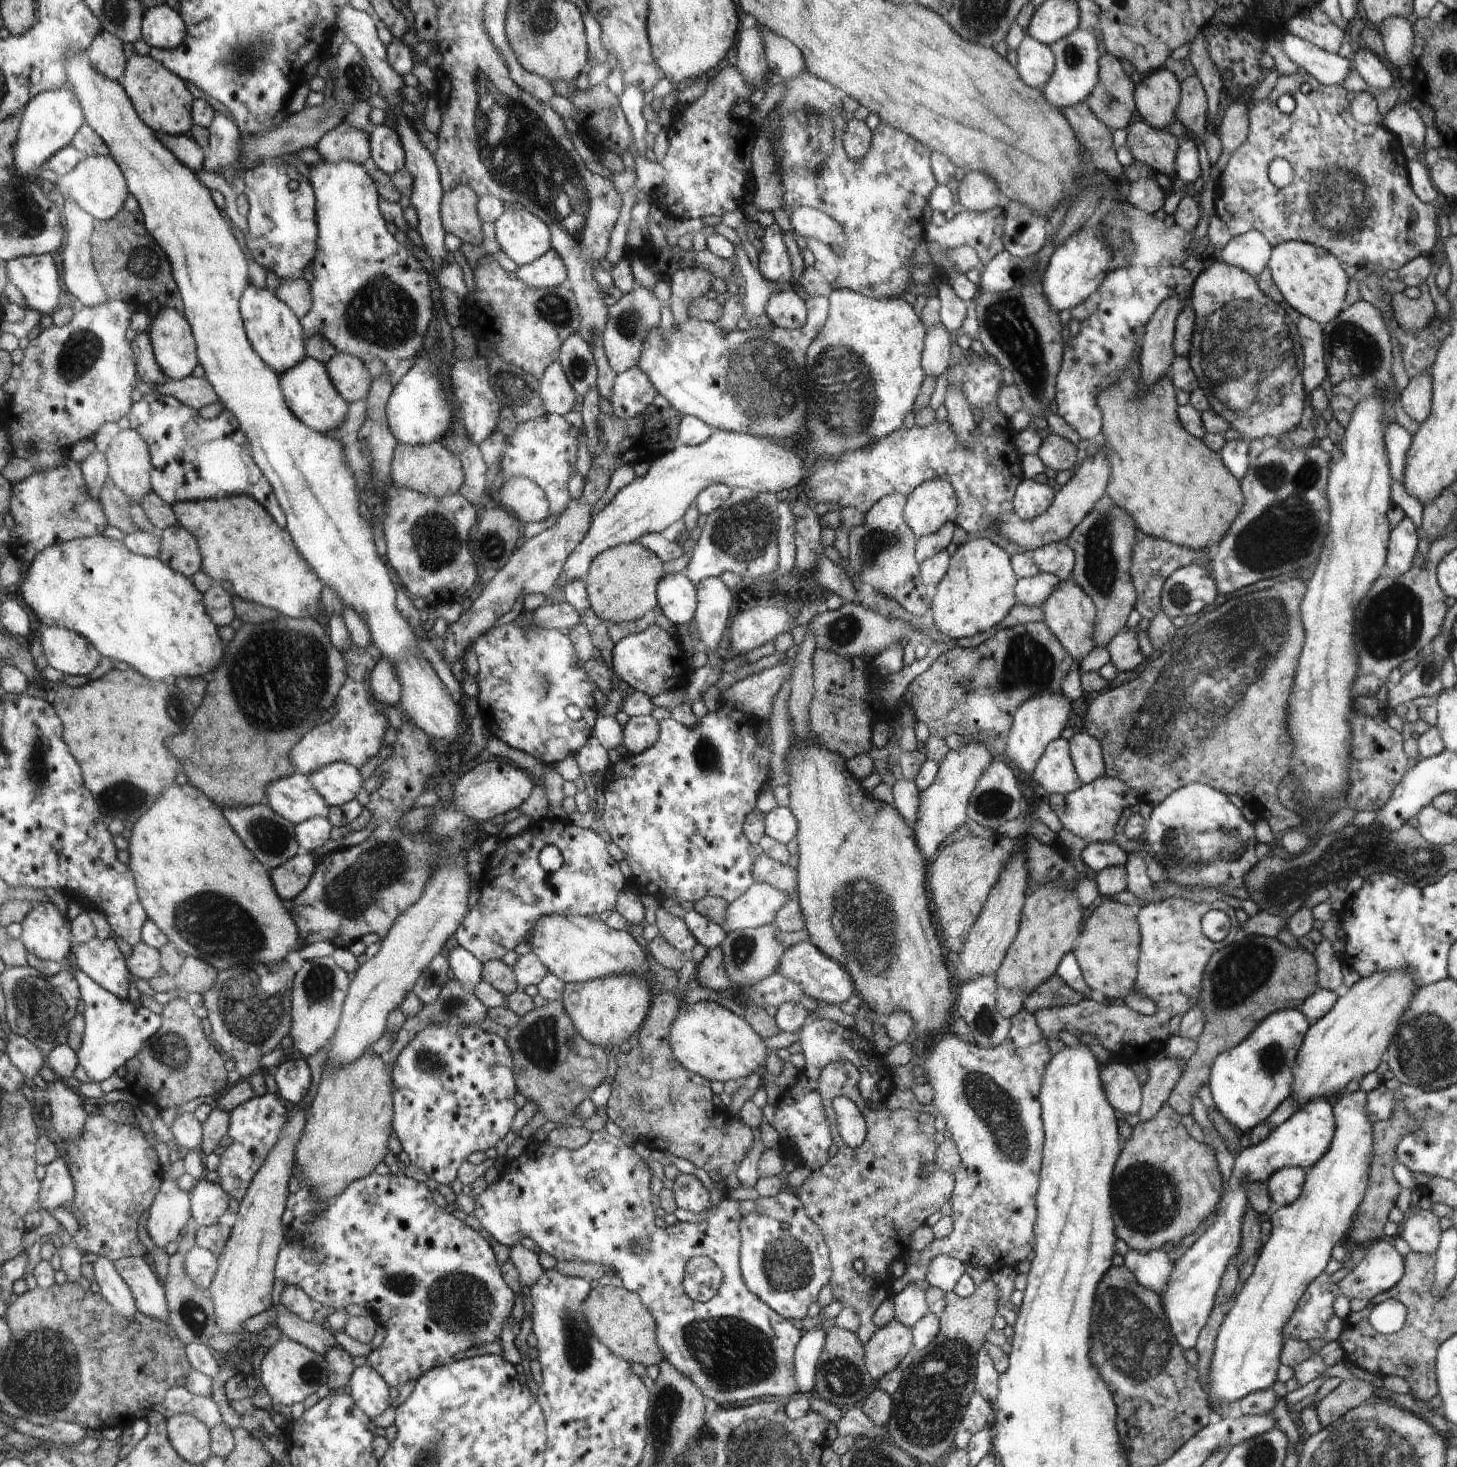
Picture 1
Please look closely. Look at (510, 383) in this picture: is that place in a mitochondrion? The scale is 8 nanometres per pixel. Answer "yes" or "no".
yes

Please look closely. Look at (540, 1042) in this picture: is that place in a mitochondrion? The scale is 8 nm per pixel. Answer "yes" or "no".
yes

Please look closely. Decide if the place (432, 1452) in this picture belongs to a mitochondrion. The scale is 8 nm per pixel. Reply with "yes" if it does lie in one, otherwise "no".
yes

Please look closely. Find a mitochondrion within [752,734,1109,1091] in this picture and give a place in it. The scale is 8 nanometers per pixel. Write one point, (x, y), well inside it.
(866, 922)

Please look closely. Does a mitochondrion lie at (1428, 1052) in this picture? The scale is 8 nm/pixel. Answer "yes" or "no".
yes

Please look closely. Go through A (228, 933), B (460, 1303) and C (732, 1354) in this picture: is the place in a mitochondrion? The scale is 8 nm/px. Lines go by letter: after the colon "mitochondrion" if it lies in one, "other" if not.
A: mitochondrion
B: mitochondrion
C: mitochondrion

